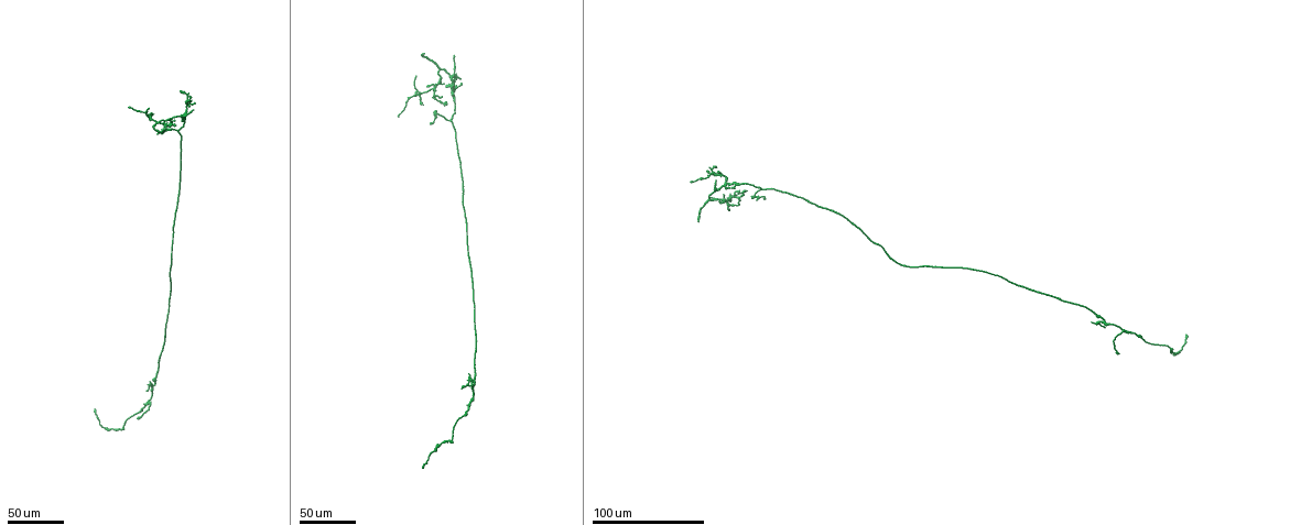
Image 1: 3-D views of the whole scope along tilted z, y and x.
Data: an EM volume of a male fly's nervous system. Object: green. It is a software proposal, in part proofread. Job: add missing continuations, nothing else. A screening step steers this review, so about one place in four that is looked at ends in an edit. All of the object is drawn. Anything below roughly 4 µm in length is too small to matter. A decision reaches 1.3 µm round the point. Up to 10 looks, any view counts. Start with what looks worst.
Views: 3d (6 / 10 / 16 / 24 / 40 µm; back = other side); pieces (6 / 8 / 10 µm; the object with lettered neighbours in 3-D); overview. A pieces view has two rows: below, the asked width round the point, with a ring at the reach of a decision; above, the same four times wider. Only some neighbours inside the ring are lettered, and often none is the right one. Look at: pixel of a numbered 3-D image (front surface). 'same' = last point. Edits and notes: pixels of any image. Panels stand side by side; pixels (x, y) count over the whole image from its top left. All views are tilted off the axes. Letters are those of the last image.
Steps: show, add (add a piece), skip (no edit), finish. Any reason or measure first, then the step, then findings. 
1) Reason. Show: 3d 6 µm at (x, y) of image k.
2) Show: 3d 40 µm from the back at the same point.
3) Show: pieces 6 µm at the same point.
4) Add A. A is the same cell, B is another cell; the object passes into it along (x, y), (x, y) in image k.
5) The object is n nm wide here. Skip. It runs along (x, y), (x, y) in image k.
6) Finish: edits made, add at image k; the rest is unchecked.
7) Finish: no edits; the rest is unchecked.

Free end. Show: 3d 40 µm at (708, 176) of image 1.

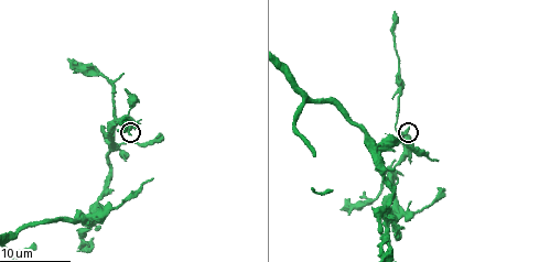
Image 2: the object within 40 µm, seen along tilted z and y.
What lies round it. Show: pieces 6 µm at (410, 126) of image 2.

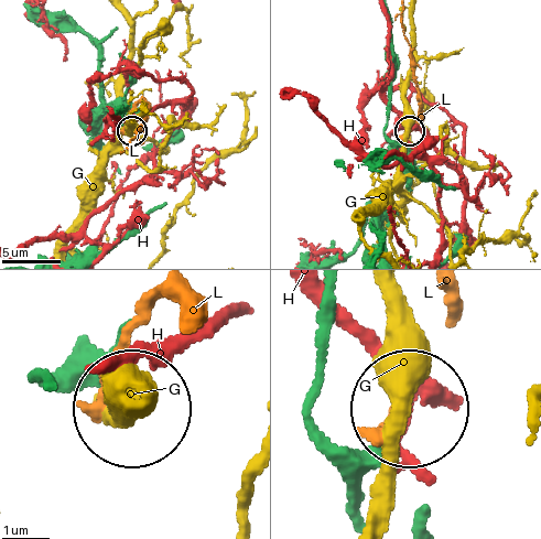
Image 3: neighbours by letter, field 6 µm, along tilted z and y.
Skip. G, H and L are other cells; it runs along (358, 517), (358, 485), (396, 417) in image 3; no lettered piece goes on from it.

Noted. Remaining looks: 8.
Branch stops here. Show: 3d 16 µm at (125, 91) of image 2.

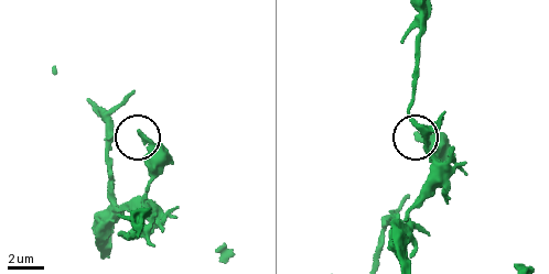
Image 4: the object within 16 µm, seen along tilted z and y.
What lies round it. Show: pieces 10 µm at (416, 135) of image 4.

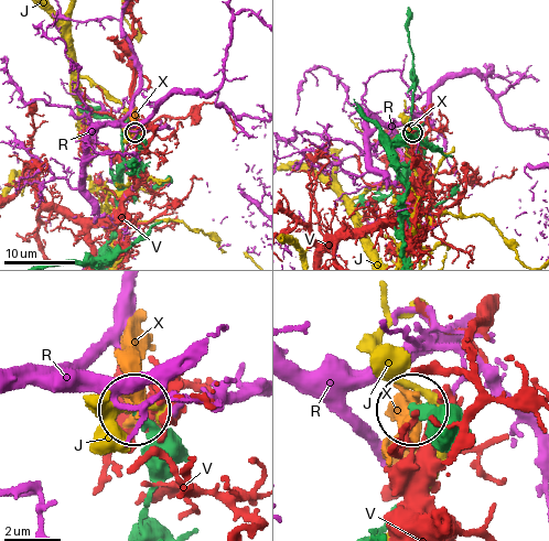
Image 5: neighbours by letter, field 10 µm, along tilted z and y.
The object is 260 nm wide here. Skip. J, R, V and X are other cells; no lettered piece goes on from it.

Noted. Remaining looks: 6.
Free end. Show: 3d 16 µm at (391, 170) of image 2.

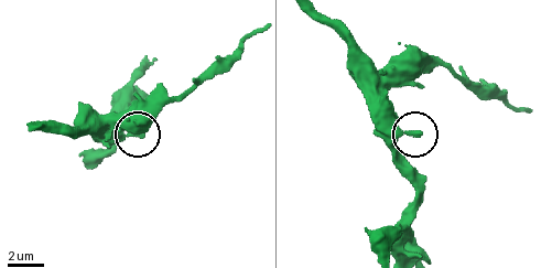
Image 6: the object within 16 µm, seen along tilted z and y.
Show: pieces 10 µm at (419, 131) of image 6.

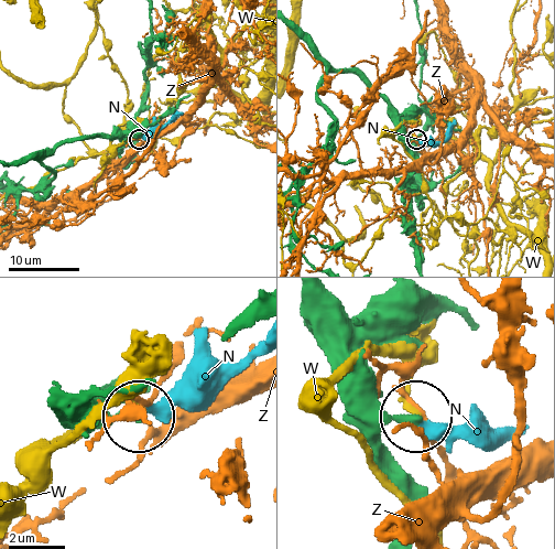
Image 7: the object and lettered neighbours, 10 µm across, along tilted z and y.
Add N. N is the same cell, W and Z are other cells; it goes on there.

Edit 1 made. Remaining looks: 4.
Show: overview.

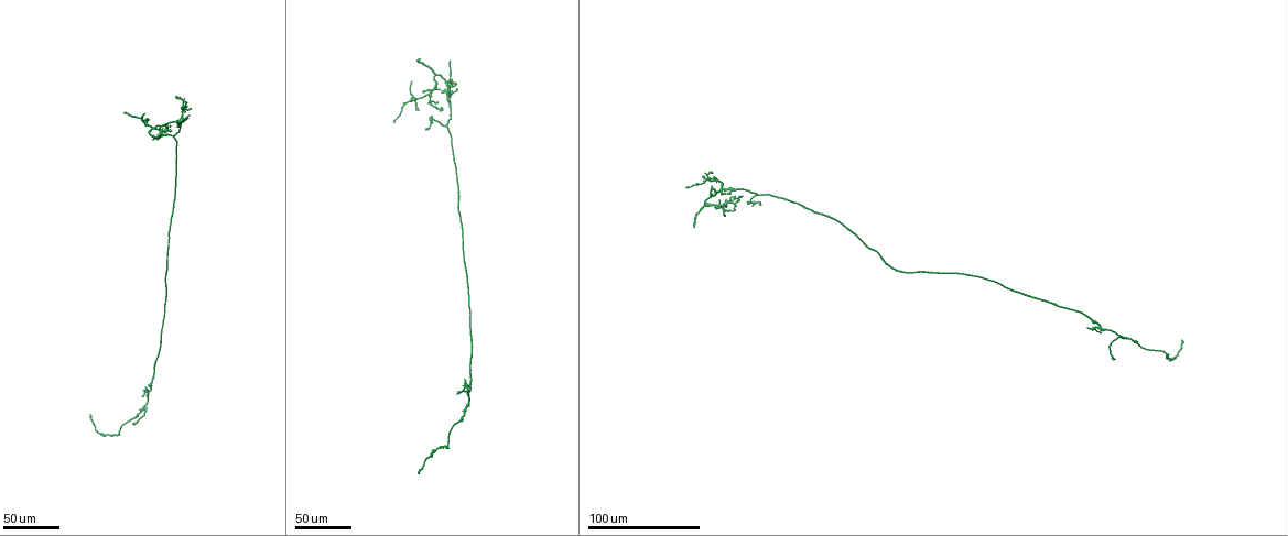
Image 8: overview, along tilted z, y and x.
Branch stops here. Show: 3d 40 µm at (192, 109) of image 8.

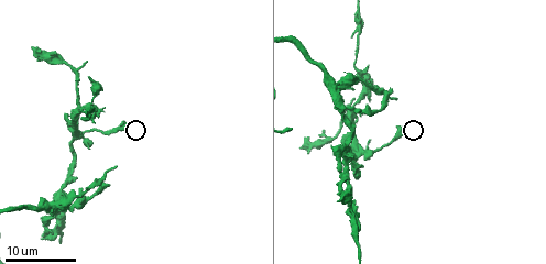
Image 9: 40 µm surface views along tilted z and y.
Show: 3d 6 µm at (403, 128) of image 9.

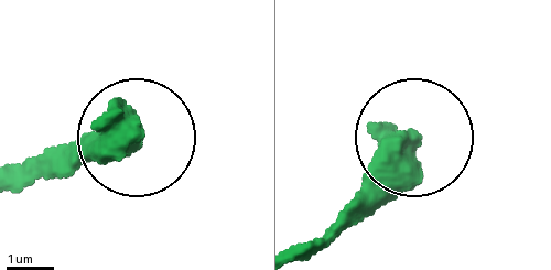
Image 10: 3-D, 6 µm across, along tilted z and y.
Show: pieces 6 µm at (138, 130) of image 10.

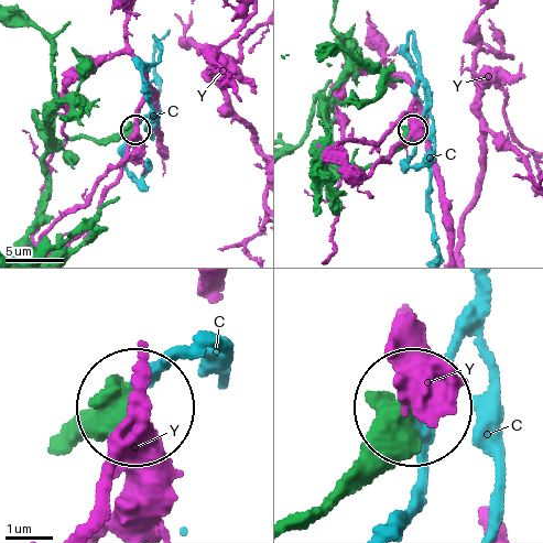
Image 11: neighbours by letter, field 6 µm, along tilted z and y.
Skip. C and Y are other cells; it runs along (303, 523), (406, 408) in image 11; none of them fits.

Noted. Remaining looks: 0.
Finish: edits made, add at image 7; the rest is unchecked.

